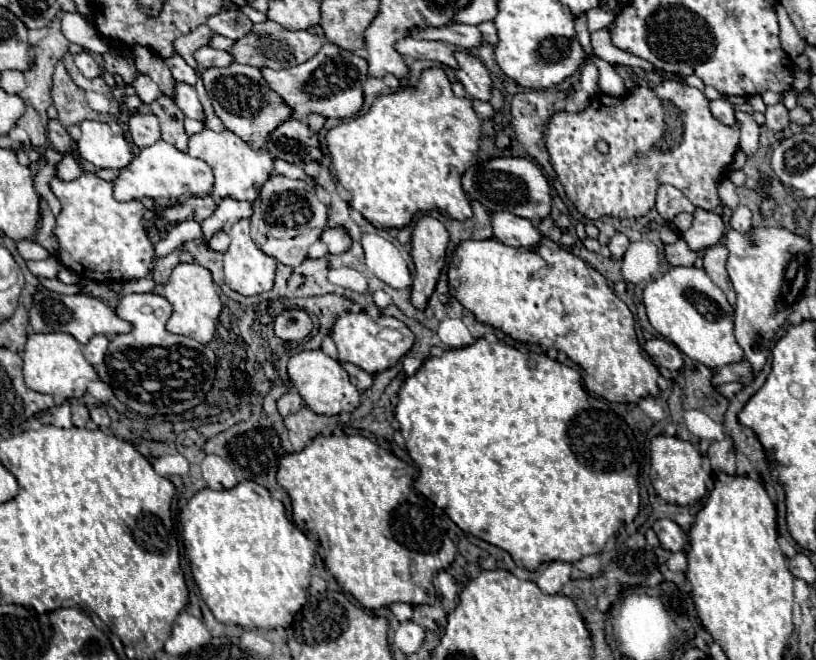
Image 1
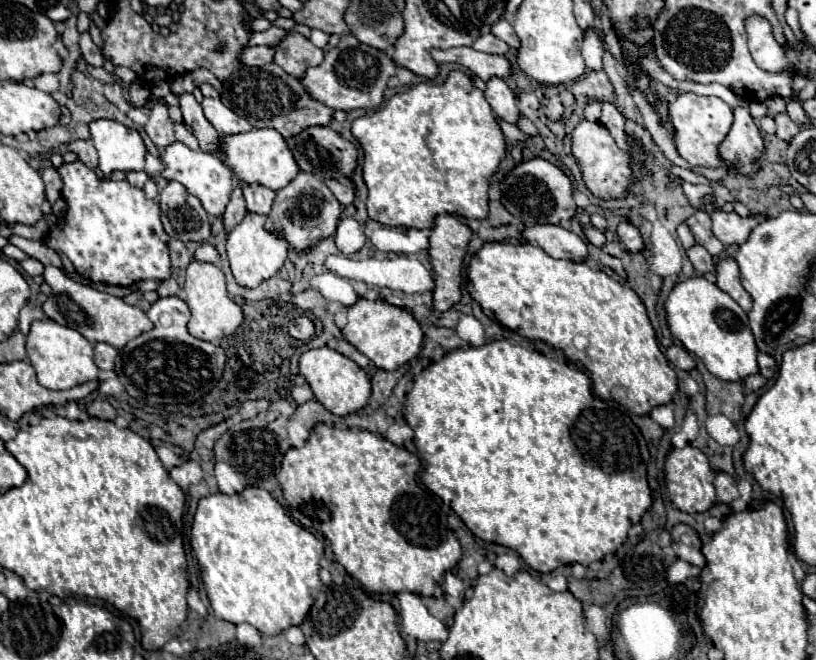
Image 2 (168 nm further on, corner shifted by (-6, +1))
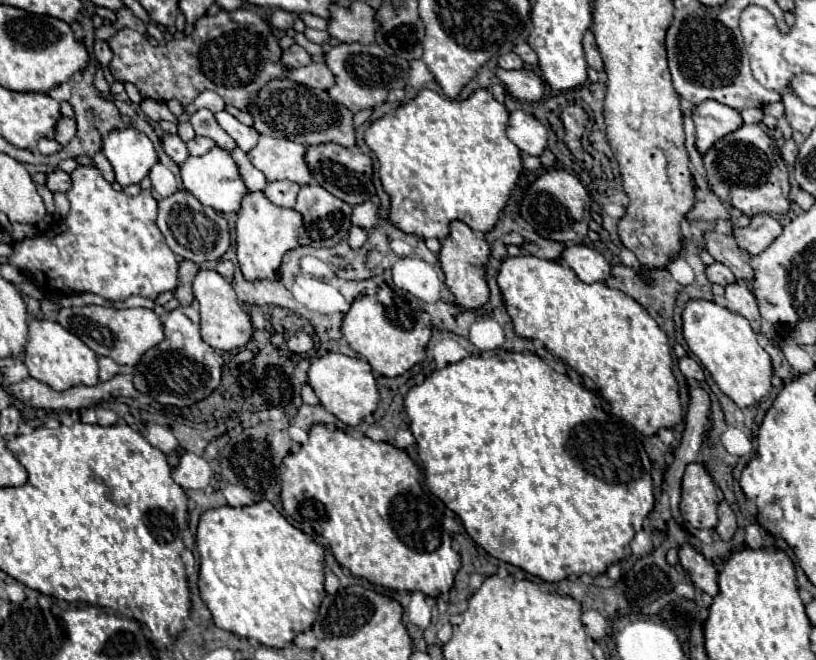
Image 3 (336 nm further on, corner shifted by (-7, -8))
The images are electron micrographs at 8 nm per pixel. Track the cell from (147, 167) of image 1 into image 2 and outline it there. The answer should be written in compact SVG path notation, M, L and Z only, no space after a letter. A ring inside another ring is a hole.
M173 142L161 152L161 164L163 164L161 176L167 182L171 180L181 182L187 188L187 192L191 192L195 198L201 200L201 204L209 214L213 214L215 218L223 216L223 208L227 208L231 200L231 192L235 190L235 180L231 178L231 170L215 154L203 150L193 152L185 144Z

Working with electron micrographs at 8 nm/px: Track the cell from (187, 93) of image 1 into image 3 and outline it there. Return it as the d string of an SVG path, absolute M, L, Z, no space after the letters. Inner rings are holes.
M226 111L216 113L216 119L218 119L220 127L238 143L238 147L240 147L242 151L248 153L250 149L256 147L256 143L258 143L258 133L256 133L254 127L248 127L248 125L244 125L244 123L240 123L236 117L232 117L232 115L226 113Z

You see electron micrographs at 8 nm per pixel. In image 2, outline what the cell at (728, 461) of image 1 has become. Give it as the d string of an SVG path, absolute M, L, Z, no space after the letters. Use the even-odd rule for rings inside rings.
M717 472L717 476L715 476L715 490L717 490L717 500L725 502L725 504L729 504L731 500L739 498L737 482L727 472Z

